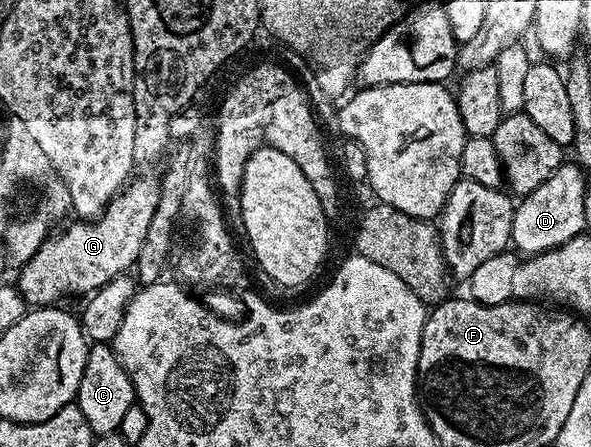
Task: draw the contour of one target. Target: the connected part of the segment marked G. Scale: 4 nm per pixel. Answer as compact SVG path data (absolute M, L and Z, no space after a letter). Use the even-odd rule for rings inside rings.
M136 177L128 181L123 189L115 195L115 198L105 207L102 214L94 220L75 220L68 230L60 234L52 233L37 248L37 252L28 262L22 263L17 281L19 295L23 297L28 307L38 308L62 303L62 298L70 294L83 294L90 296L102 288L106 282L113 280L118 274L126 274L132 269L133 264L138 260L138 253L145 243L145 234L149 229L153 212L157 211L159 194L159 182L146 182L145 179Z

